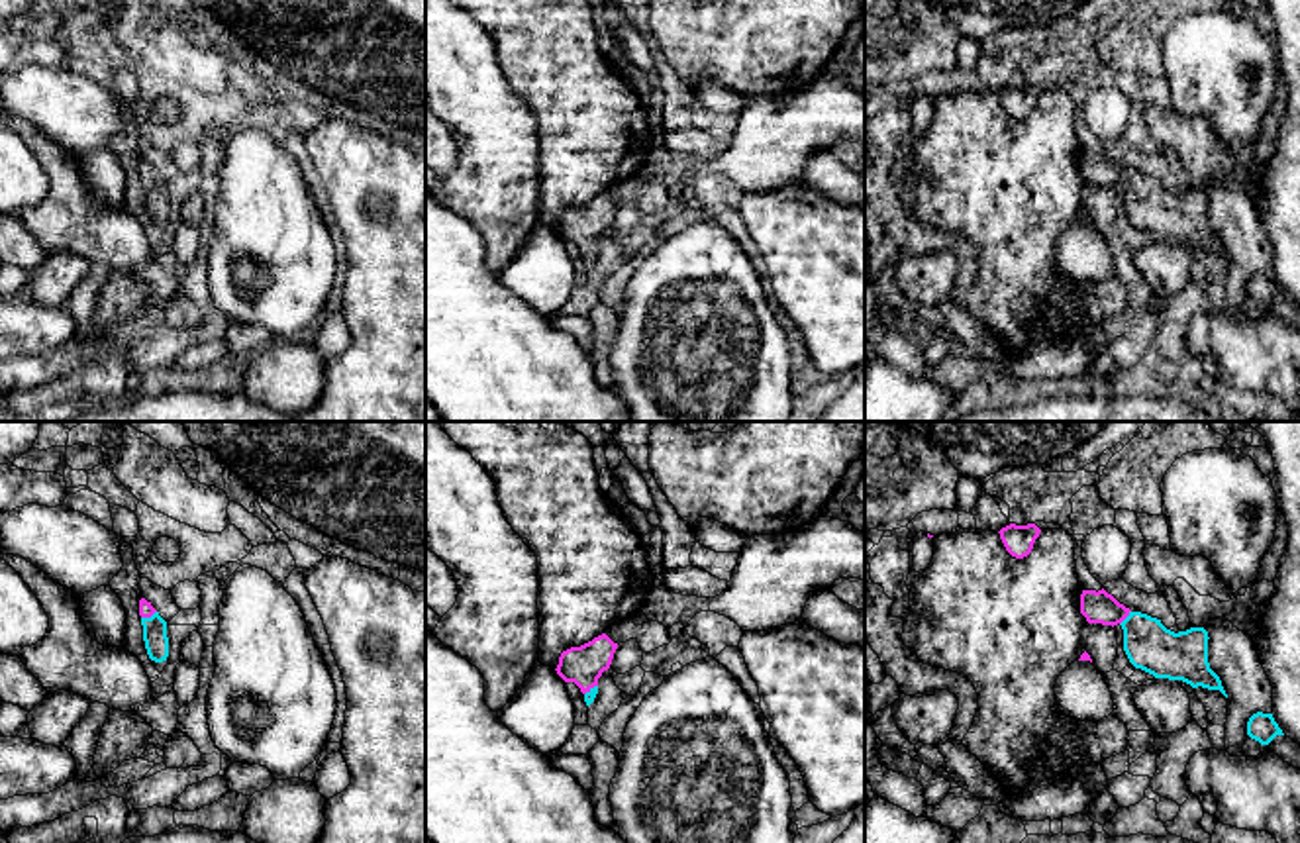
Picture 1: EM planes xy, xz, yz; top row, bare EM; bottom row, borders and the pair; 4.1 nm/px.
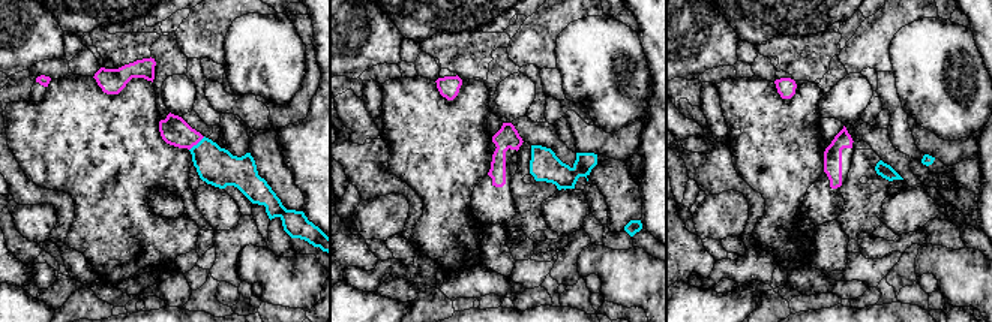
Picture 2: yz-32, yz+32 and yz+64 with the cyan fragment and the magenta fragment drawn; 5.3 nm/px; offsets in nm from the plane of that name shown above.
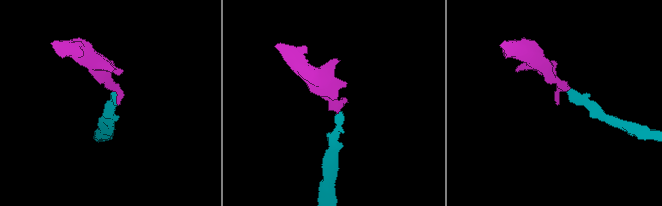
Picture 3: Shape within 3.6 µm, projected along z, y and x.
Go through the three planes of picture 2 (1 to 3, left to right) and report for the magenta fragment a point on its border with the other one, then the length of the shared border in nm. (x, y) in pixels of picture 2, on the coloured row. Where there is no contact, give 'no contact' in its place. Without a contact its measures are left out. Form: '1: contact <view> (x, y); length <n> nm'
1: contact yz-32 (198, 143); length 120 nm
2: no contact
3: no contact

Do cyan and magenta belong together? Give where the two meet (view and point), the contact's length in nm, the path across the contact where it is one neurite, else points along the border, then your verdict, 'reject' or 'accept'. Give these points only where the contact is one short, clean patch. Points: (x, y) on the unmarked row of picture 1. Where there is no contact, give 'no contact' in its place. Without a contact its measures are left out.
meets cyan in xy at (148, 179); contact 70 nm long; runs through xy (155, 198), (155, 189), (148, 179), (146, 171); accept

